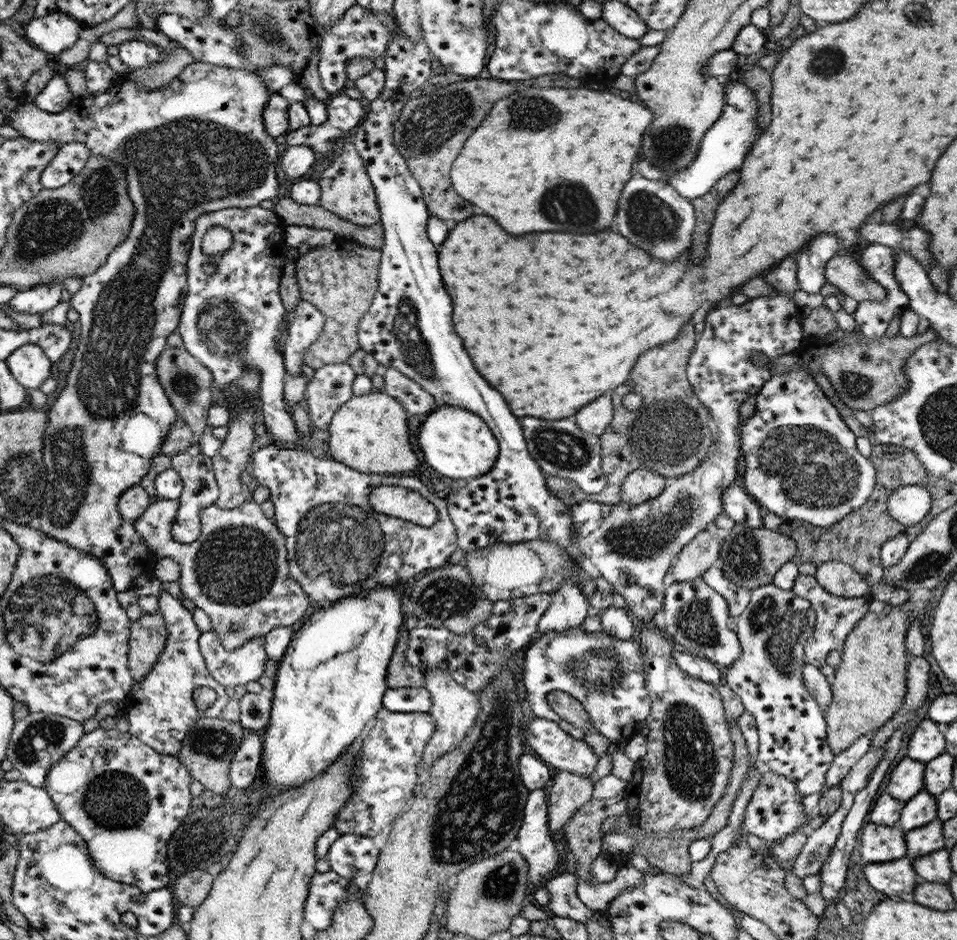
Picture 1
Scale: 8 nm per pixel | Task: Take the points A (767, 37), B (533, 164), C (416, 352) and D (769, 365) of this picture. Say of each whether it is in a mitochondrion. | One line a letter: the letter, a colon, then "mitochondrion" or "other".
A: other
B: other
C: mitochondrion
D: other

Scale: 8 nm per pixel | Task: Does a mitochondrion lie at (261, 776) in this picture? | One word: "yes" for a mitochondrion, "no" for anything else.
no

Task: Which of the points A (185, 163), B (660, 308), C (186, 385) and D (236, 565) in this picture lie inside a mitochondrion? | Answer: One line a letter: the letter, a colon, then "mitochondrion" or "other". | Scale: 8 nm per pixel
A: mitochondrion
B: other
C: mitochondrion
D: mitochondrion

